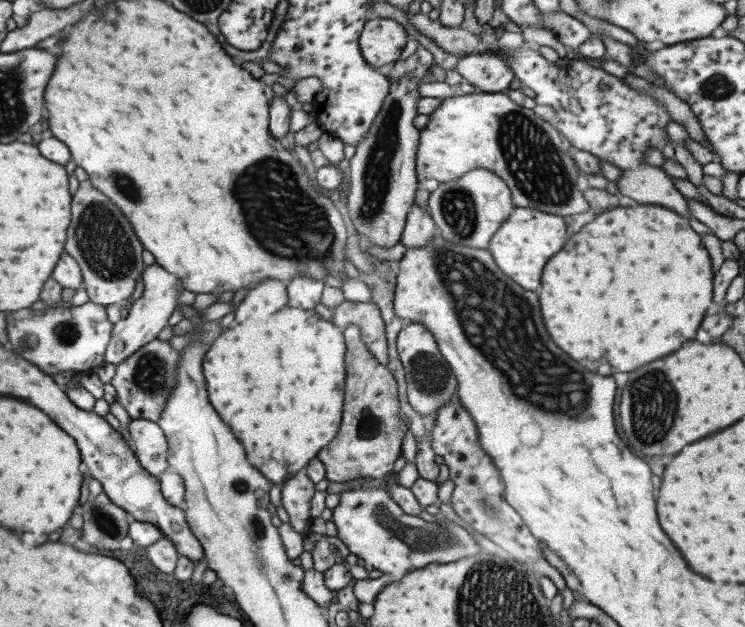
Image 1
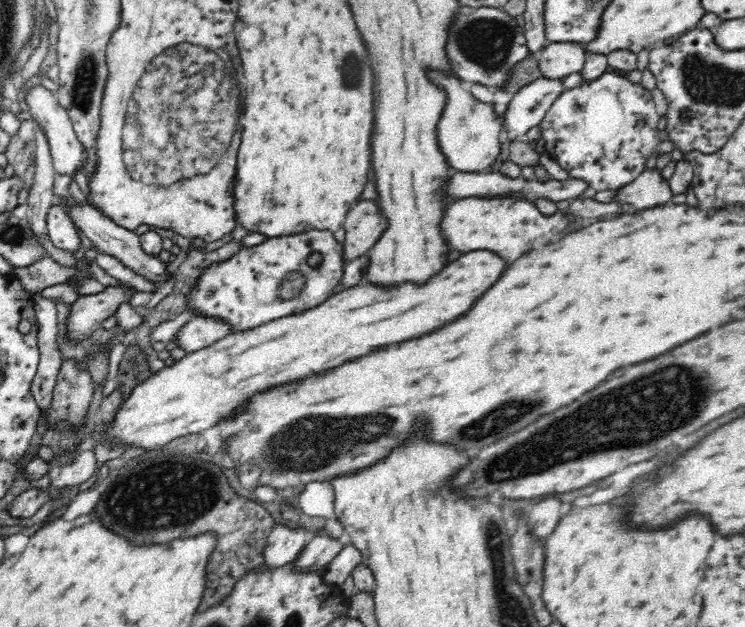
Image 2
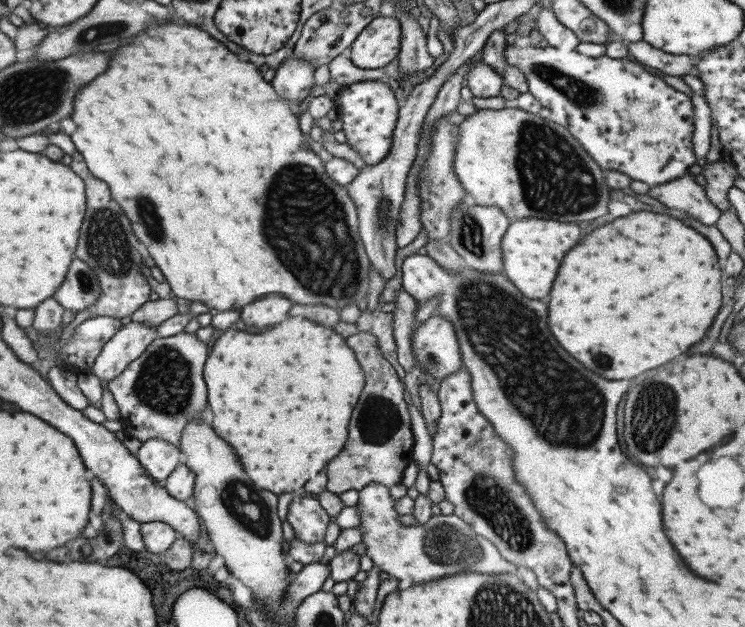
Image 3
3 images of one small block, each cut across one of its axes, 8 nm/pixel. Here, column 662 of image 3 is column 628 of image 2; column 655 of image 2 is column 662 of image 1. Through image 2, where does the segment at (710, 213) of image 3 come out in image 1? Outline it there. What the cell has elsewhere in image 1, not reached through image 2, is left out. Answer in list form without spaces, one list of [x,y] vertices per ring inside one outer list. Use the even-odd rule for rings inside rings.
[[[641,162],[631,170],[621,170],[621,174],[615,182],[621,195],[639,204],[663,206],[681,216],[690,216],[692,205],[687,204],[687,199],[675,189],[671,178],[660,167]]]

